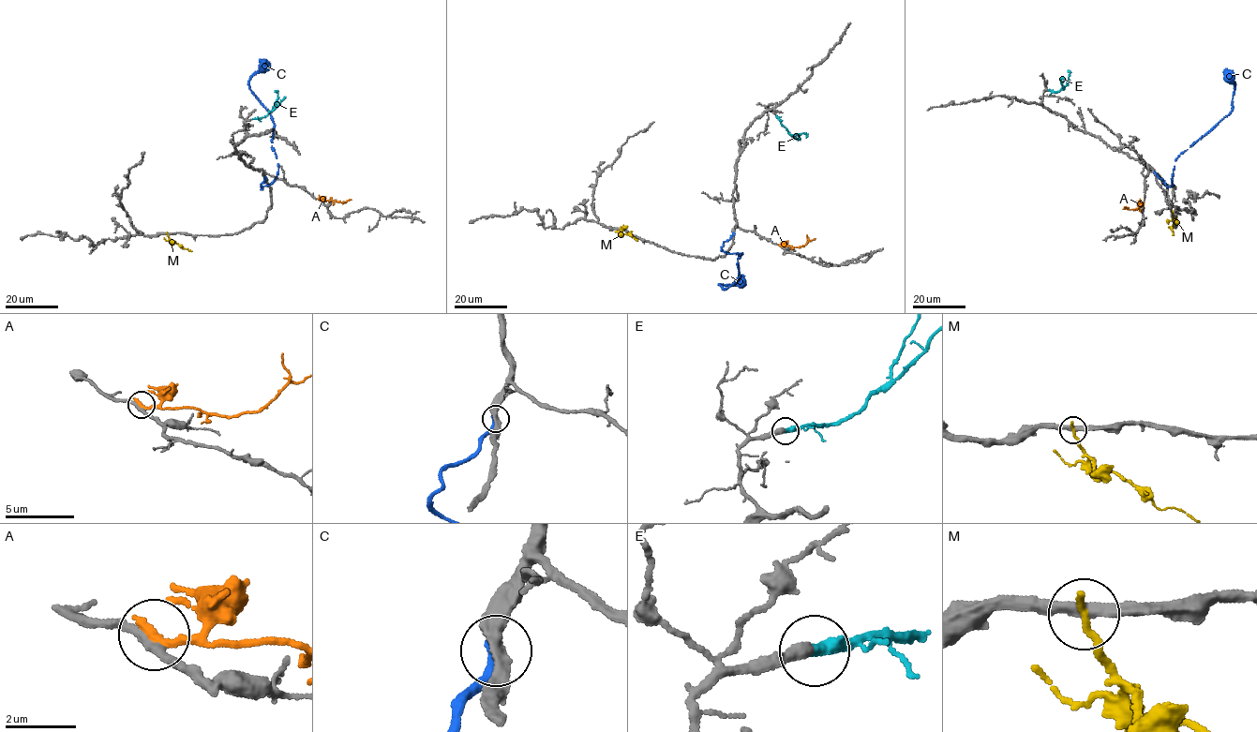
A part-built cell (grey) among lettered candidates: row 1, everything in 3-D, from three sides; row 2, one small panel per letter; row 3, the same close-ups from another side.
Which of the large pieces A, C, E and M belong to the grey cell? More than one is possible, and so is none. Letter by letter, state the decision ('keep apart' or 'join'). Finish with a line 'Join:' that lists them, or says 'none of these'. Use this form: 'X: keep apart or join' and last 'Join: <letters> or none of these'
A: keep apart
C: keep apart
E: join
M: keep apart
Join: E

